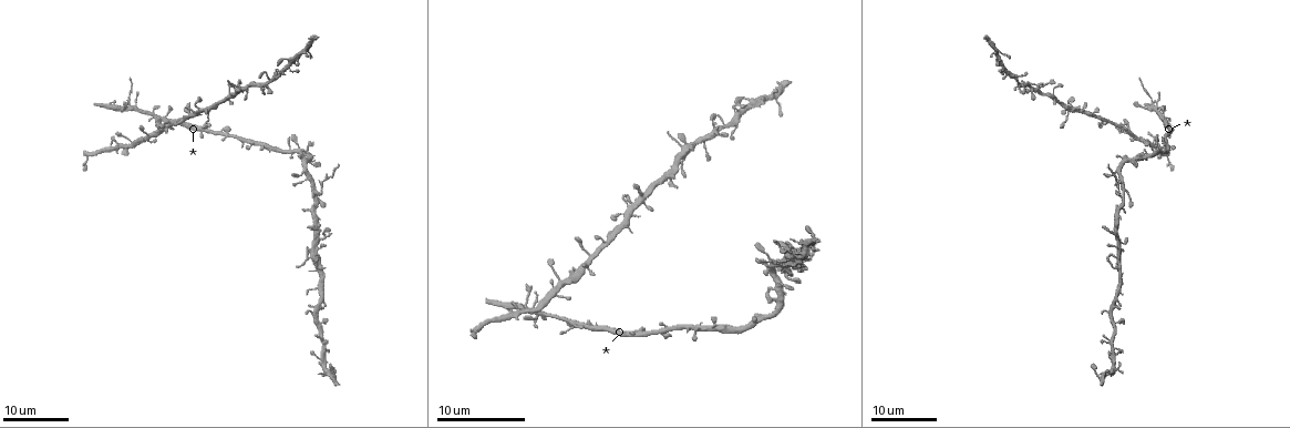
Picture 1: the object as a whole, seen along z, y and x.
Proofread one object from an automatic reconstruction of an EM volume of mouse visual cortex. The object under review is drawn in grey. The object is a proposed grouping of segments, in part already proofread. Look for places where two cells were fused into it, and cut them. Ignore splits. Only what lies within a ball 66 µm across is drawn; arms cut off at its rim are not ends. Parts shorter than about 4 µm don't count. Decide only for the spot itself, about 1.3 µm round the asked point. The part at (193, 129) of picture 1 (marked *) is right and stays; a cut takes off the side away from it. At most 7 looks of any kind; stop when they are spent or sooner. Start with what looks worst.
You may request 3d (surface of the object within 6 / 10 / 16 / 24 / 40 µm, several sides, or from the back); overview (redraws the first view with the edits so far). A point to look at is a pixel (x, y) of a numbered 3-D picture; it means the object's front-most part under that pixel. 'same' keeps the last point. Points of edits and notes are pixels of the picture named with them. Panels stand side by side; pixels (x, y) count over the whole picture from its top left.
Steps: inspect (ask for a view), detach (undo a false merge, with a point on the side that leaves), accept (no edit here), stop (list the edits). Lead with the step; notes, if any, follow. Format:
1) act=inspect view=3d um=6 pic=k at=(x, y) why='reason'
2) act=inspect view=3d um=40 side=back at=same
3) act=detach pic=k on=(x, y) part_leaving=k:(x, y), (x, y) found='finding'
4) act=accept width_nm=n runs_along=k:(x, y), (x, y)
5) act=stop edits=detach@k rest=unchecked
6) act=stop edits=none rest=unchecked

act=inspect view=3d um=16 pic=1 at=(1121, 197) why='side arm on a straight run'

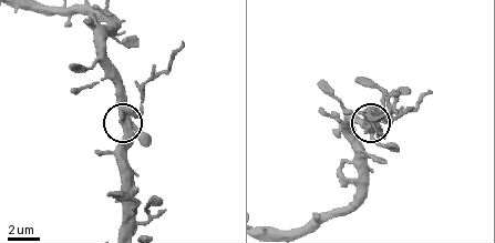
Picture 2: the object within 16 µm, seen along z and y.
act=inspect view=3d um=6 pic=2 at=(126, 123)

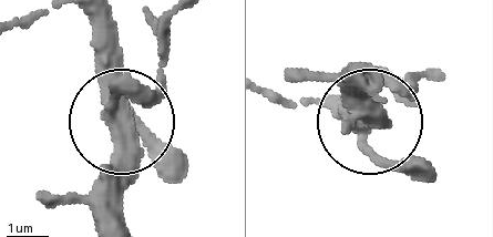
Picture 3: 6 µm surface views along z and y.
act=accept arms=3 runs_along=3:(94, 26), (98, 89), (115, 116), (168, 50) found='one cell here'

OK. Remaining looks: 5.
act=inspect view=3d um=24 pic=1 at=(319, 235) why='four or more arms meet'

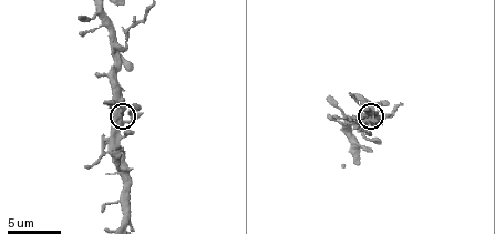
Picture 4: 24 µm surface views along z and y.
act=inspect view=3d um=10 pic=4 at=(123, 112)

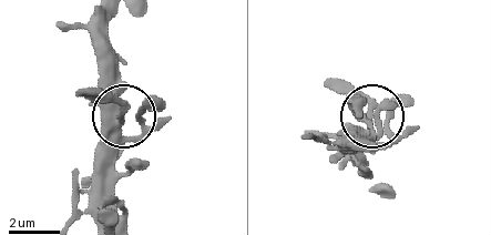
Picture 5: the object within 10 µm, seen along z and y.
act=accept width_nm=310 found='continuous, no second cell'

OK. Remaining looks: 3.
act=inspect view=3d um=16 pic=1 at=(536, 310) why='four or more arms meet'

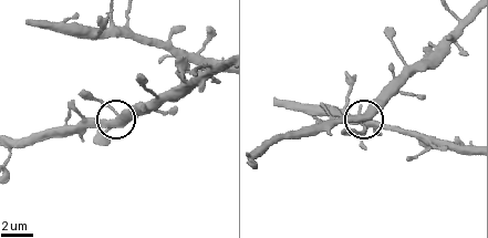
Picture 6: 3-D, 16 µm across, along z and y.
act=inspect view=3d um=6 pic=6 at=(364, 118) why='closer look'

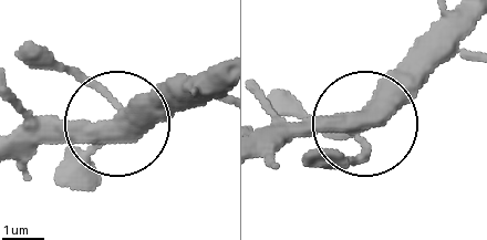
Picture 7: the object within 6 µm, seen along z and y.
act=accept side_arm_um=10 found='continuous, no second cell'

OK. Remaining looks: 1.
act=stop edits=none rest=unchecked

